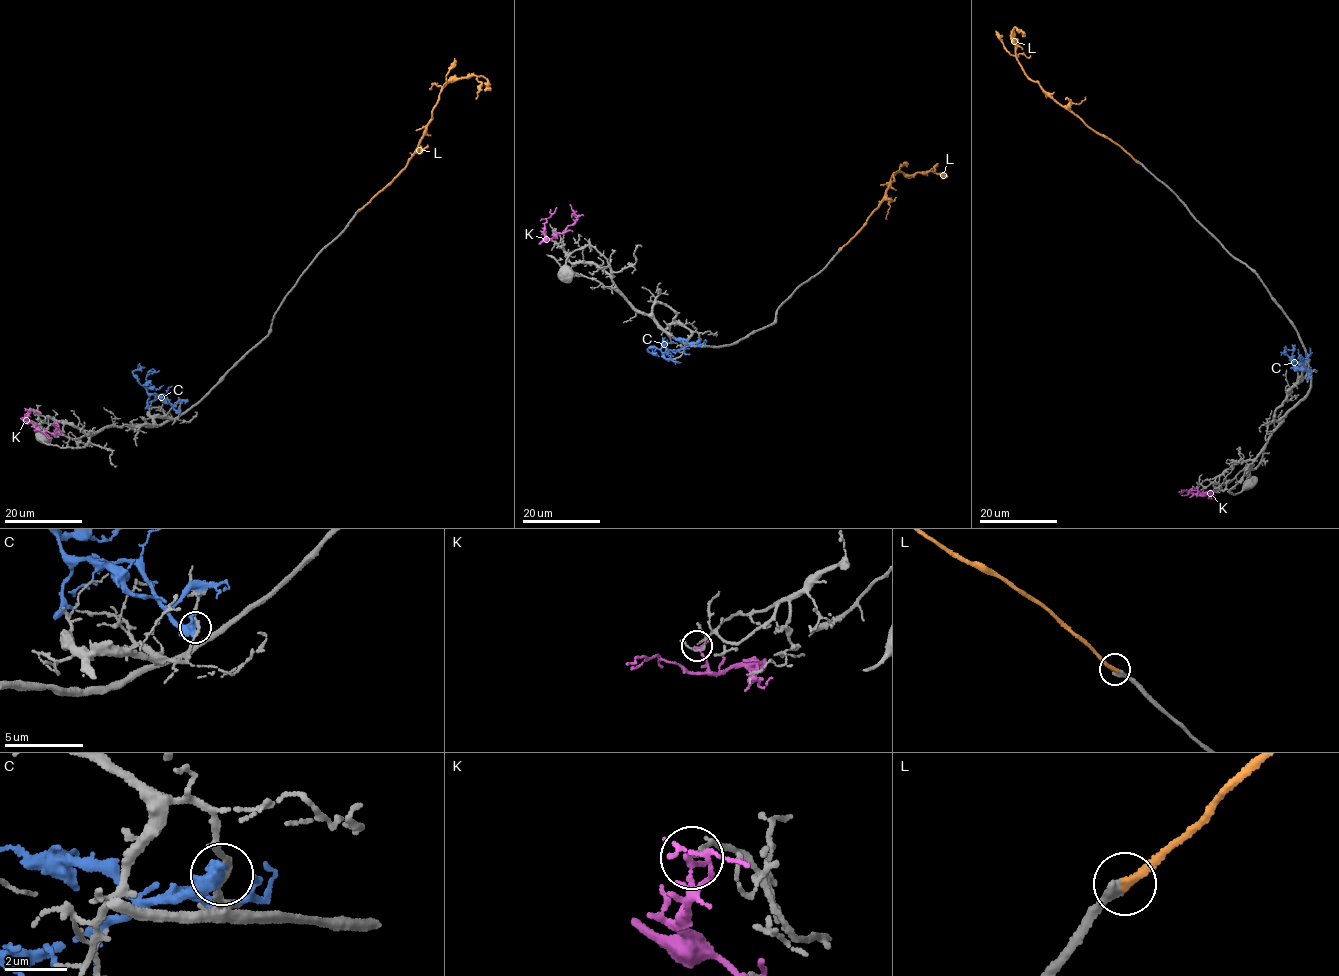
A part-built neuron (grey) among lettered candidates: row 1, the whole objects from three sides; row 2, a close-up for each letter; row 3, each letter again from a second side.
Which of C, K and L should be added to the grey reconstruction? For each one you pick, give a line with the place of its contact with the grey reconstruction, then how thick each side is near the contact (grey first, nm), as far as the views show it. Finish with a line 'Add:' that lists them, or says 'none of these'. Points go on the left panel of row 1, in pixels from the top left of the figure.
L: meets grey at (360, 209); 320 nm thick on the grey side, 260 nm on the other
Add: L

